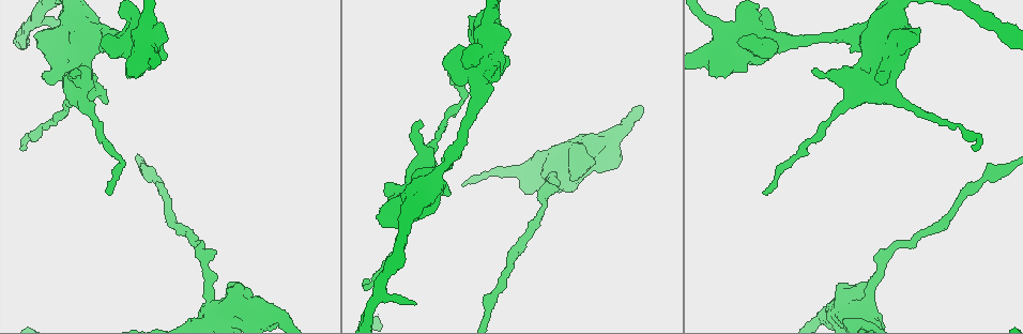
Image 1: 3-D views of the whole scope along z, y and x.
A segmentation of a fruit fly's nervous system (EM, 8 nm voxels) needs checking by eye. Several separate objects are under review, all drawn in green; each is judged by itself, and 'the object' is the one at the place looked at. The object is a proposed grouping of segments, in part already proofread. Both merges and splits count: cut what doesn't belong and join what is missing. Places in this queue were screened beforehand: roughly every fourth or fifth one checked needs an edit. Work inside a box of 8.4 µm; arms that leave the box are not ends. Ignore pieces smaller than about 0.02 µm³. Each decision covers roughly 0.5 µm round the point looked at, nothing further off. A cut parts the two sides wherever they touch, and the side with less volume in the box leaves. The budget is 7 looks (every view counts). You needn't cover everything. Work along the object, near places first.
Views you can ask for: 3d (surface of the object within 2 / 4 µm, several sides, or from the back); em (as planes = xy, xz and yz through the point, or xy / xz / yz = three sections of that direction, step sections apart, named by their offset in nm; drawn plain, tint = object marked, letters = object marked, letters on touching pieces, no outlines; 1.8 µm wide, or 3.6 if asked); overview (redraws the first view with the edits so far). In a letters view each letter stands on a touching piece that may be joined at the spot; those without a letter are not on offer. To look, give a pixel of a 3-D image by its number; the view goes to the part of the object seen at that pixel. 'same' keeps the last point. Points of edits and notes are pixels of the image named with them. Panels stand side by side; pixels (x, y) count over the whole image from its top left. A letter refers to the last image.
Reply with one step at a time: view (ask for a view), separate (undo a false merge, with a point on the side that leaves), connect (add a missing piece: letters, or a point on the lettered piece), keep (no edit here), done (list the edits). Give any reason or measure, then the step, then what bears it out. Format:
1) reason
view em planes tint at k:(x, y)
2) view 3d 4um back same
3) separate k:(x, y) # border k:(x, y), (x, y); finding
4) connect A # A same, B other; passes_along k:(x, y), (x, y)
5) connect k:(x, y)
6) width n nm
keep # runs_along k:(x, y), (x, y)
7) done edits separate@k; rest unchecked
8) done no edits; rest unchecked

view em 3.6um planes tint at 1:(413, 200)

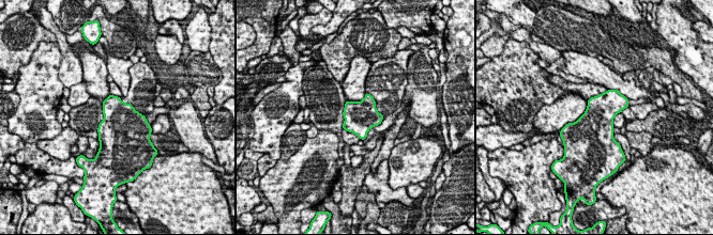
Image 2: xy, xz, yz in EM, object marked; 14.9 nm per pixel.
view em 3.6um planes letters same

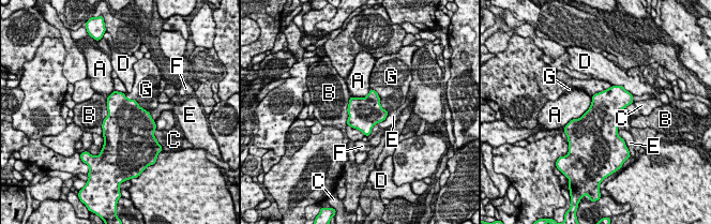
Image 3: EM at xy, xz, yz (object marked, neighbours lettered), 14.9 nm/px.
width 480 nm
keep # A other, B other, C other, D other, E other, F other, G other; all the same cell

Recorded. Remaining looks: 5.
branch stops here
view em planes plain at 1:(75, 70)

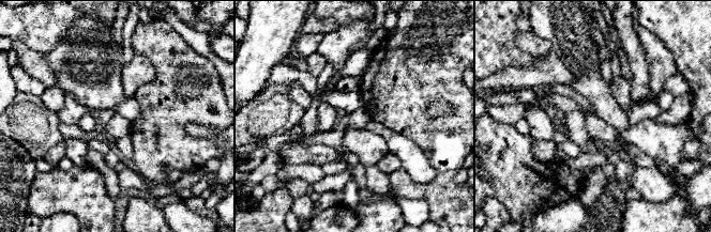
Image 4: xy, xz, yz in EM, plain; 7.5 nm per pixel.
view em planes letters same

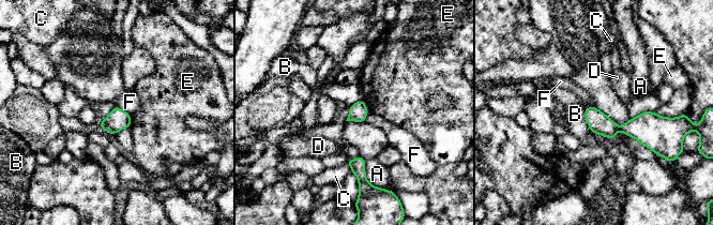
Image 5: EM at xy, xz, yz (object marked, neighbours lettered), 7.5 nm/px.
width 140 nm
keep # A other, B other, C other, D other, E other, F other; border 5:(116, 105), (131, 116); none of them fits

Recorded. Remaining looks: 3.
branch stops here
view 3d 2um at 1:(764, 194)

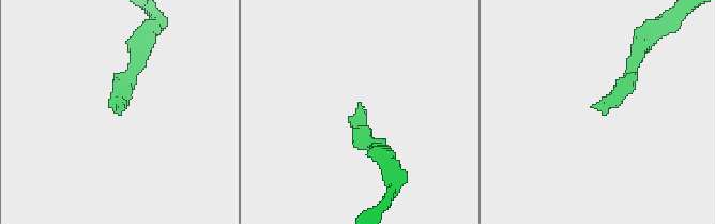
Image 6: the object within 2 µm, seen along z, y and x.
view em yz step 16 letters at 6:(119, 110)

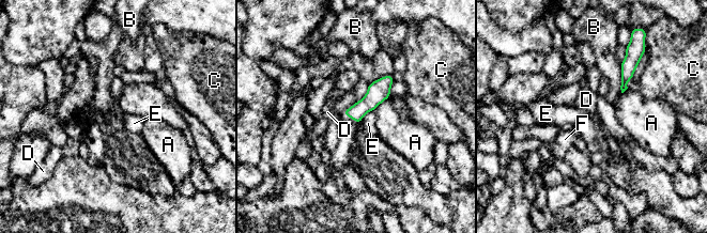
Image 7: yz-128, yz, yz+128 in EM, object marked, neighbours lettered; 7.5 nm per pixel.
connect F # A other, B other, C other, D other, E other, F same; passes_along 7:(374, 95), (349, 117), (343, 119); it goes on there

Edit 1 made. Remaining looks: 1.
done edits connect@7; rest unchecked

